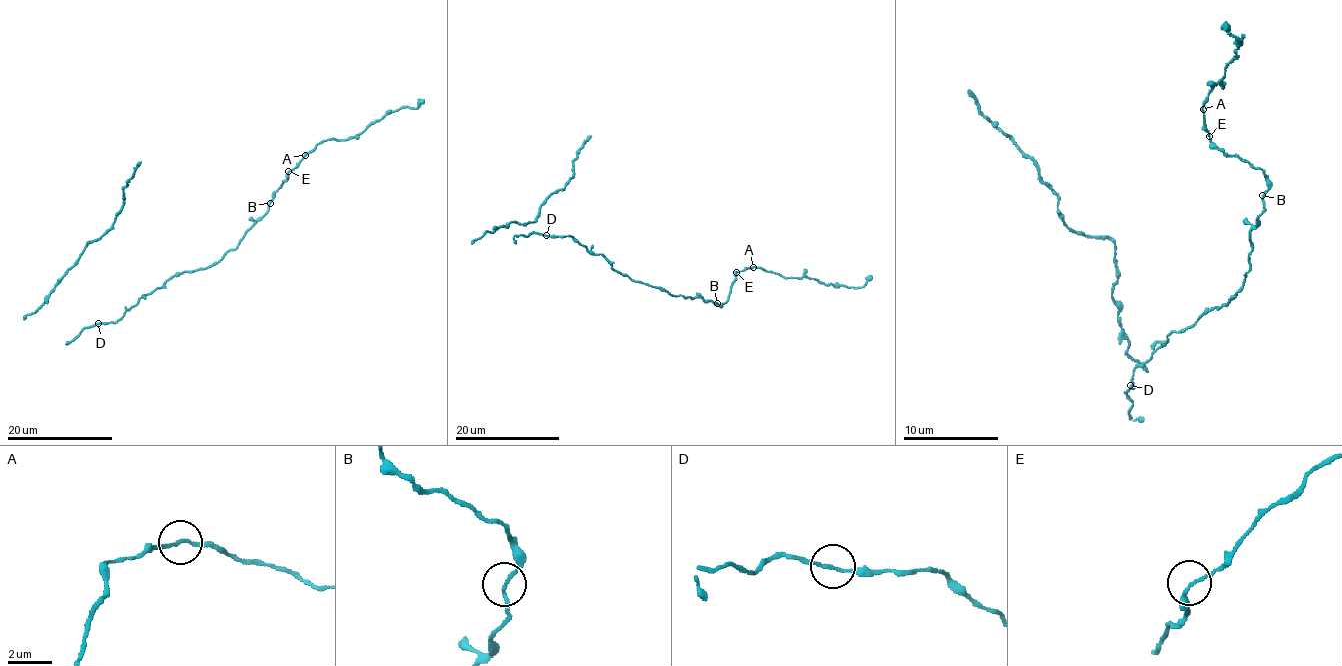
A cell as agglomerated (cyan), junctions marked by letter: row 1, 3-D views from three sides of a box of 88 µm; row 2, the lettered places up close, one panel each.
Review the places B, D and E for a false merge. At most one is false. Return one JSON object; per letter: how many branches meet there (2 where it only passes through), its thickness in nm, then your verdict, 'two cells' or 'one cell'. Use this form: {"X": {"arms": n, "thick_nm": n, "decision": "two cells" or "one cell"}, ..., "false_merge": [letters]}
{"B": {"arms": 2, "thick_nm": 130, "decision": "one cell"}, "D": {"arms": 2, "thick_nm": 140, "decision": "one cell"}, "E": {"arms": 2, "thick_nm": 140, "decision": "one cell"}, "false_merge": []}

